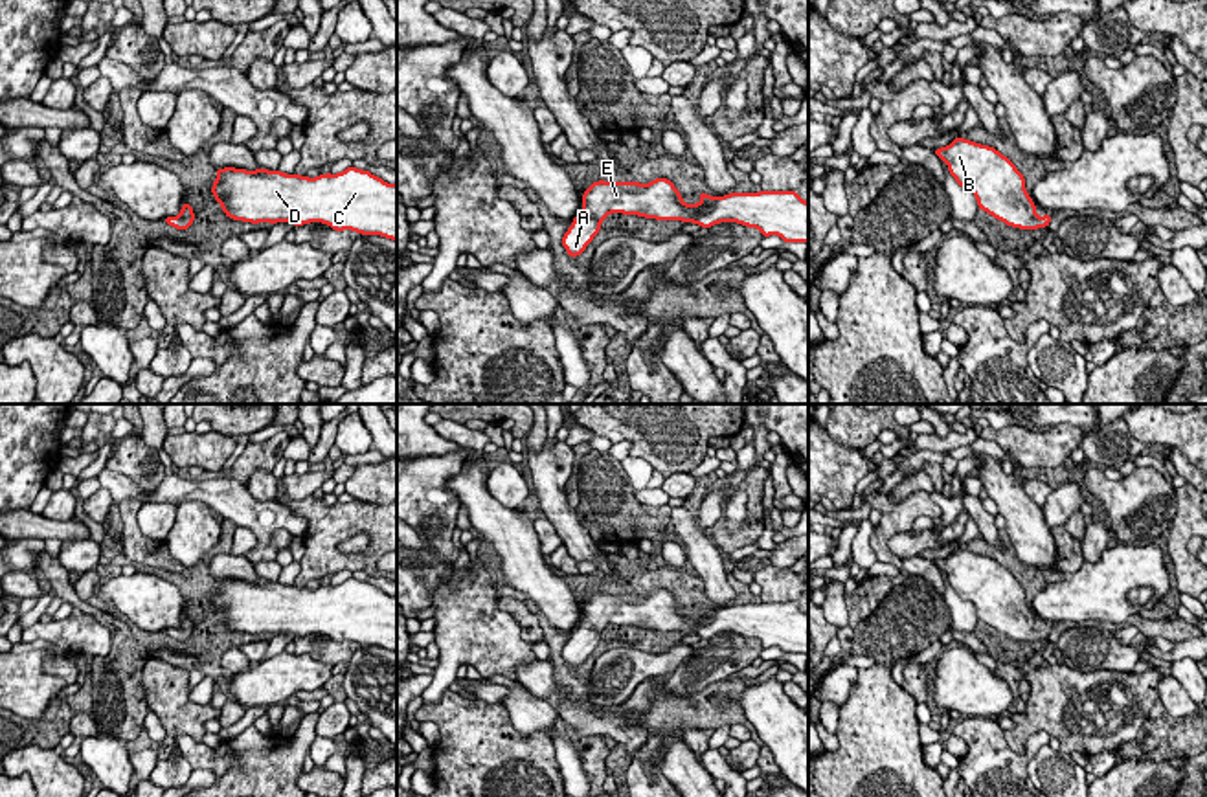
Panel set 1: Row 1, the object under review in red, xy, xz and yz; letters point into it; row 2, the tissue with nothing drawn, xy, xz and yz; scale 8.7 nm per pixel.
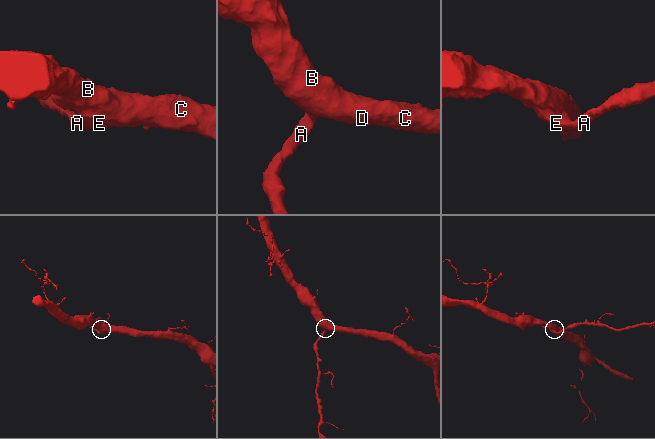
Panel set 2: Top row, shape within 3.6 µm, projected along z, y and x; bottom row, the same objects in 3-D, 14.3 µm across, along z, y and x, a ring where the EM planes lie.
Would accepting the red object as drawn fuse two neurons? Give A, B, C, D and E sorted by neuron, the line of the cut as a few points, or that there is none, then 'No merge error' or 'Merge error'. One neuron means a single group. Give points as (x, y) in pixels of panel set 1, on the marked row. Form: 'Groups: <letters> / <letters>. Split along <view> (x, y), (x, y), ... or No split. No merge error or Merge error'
Groups: A B C D E. No split. No merge error

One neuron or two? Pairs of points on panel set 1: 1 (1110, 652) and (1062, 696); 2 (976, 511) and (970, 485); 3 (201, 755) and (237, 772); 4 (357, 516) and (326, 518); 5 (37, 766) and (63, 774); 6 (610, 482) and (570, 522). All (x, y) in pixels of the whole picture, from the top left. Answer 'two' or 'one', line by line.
1: two
2: two
3: one
4: one
5: one
6: two

